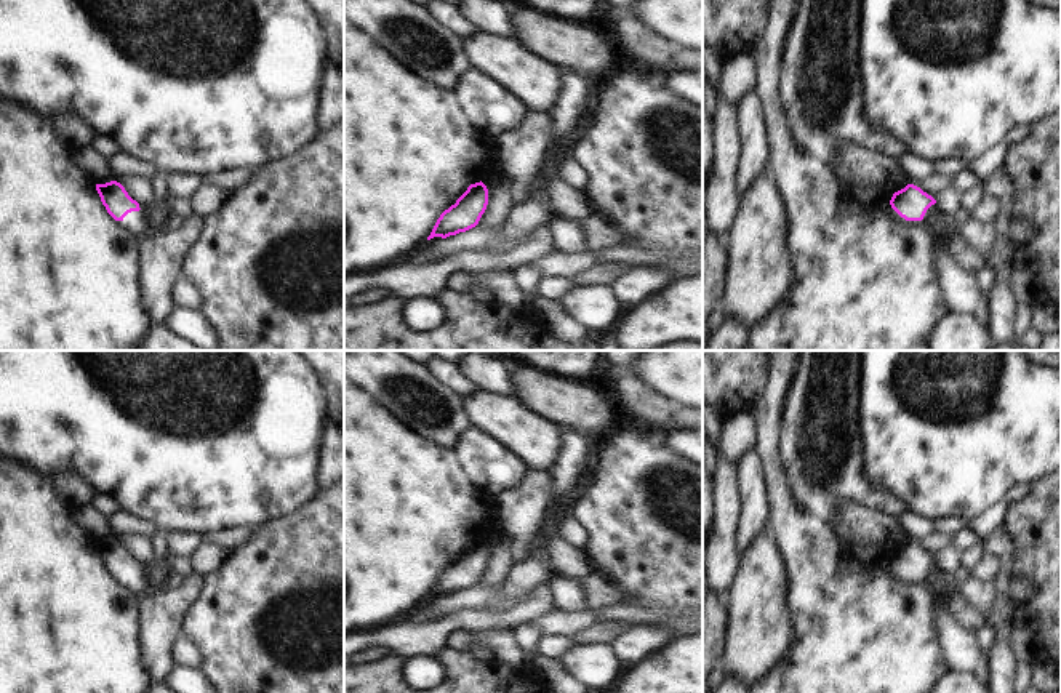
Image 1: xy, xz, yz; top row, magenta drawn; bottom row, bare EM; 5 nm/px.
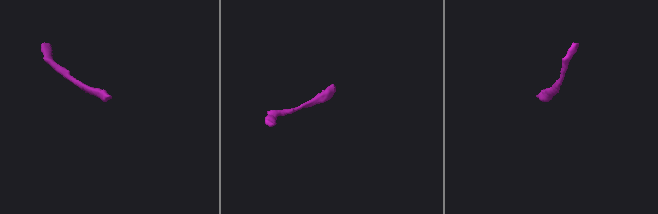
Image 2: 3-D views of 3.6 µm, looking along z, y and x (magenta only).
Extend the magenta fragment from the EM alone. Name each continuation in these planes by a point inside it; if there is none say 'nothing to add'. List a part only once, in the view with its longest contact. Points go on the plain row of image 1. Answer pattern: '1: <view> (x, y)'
1: xy (135, 580)

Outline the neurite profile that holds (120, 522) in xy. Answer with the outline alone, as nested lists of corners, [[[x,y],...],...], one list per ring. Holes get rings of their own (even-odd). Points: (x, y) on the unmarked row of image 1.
[[[118,511],[109,515],[109,527],[112,539],[122,535],[139,535],[142,538],[152,538],[157,527],[152,522],[131,515],[130,512]]]

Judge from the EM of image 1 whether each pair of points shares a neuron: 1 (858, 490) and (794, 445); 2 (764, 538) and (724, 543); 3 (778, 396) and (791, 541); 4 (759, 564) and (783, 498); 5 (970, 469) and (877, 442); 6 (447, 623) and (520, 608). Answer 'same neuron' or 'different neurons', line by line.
1: same neuron
2: different neurons
3: same neuron
4: different neurons
5: same neuron
6: same neuron

